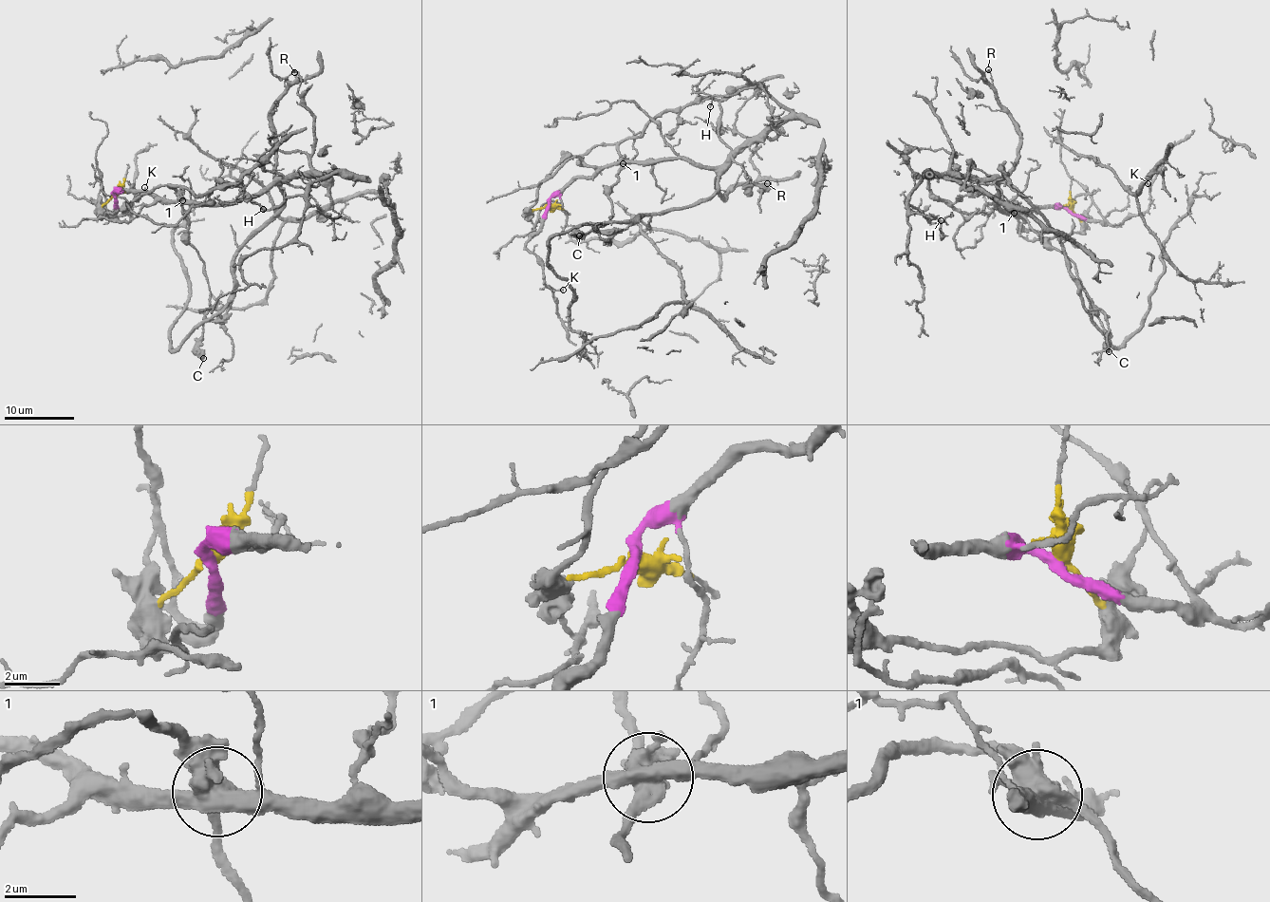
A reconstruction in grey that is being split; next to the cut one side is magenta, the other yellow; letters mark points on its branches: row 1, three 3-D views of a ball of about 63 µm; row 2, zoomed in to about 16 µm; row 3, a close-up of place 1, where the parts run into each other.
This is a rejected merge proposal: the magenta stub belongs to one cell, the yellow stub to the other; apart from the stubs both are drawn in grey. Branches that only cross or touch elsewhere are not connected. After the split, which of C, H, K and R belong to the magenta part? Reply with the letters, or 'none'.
H, K, R

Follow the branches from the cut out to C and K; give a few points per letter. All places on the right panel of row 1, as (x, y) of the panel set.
C: (1071, 209), (1081, 221), (1081, 230), (1073, 234), (1032, 230), (999, 203), (1009, 203), (1074, 266), (1109, 351)
K: (1071, 211), (1087, 218), (1118, 225), (1127, 217), (1142, 215), (1148, 207), (1148, 183)

